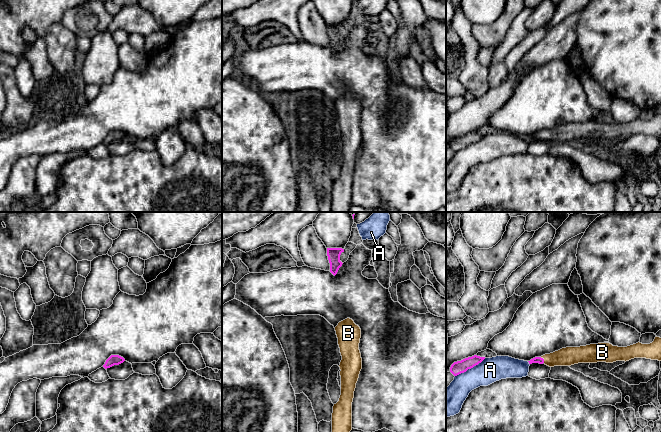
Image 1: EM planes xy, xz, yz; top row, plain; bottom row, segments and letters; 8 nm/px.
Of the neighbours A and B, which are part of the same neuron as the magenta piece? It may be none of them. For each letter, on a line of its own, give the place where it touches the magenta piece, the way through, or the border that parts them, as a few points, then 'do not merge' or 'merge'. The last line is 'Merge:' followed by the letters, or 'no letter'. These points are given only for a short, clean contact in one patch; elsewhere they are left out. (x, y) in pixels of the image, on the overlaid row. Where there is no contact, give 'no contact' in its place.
A: yz (470, 368) | do not merge
B: yz (543, 359) | across yz (539, 360), (543, 359), (568, 356) | merge
Merge: B

